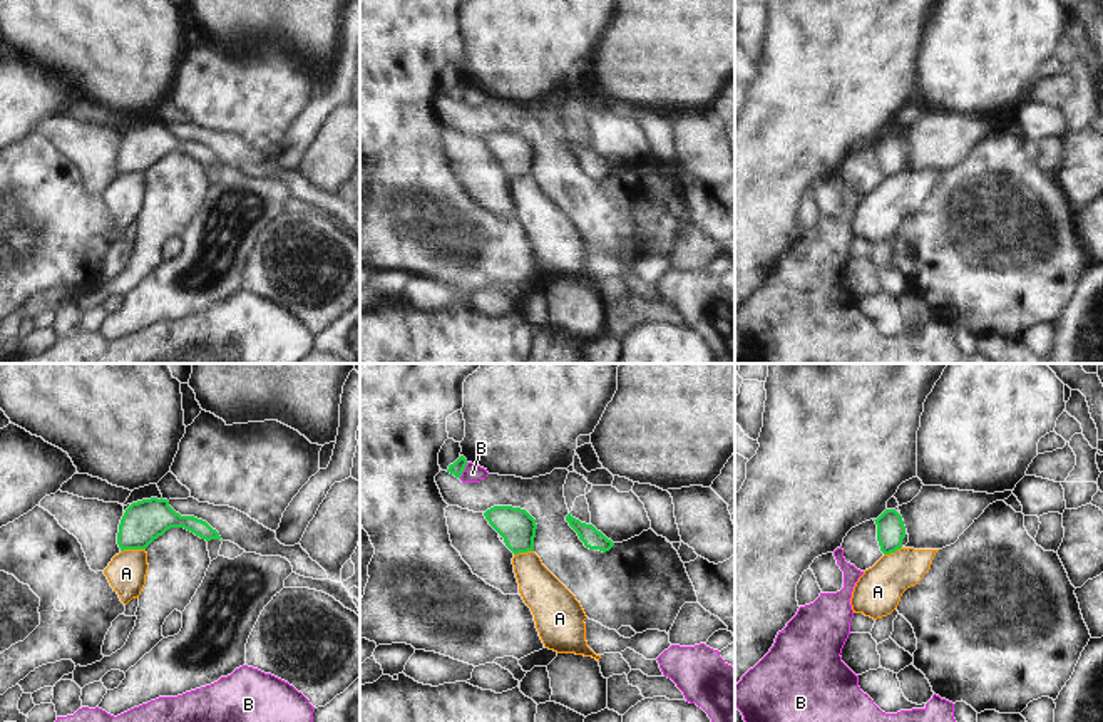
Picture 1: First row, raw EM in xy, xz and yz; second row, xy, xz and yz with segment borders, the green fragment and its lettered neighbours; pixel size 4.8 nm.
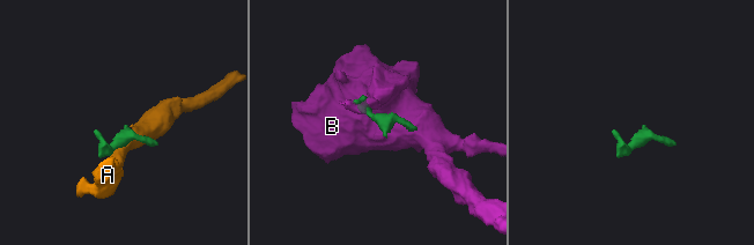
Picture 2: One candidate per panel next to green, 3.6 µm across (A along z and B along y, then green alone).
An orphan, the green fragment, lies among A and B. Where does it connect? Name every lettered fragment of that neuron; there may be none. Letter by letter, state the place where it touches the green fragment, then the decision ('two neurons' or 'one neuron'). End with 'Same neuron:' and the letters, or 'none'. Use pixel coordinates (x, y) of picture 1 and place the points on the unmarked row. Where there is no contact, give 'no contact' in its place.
A: xy (133, 173) | two neurons
B: xz (462, 96) | two neurons
Same neuron: none

